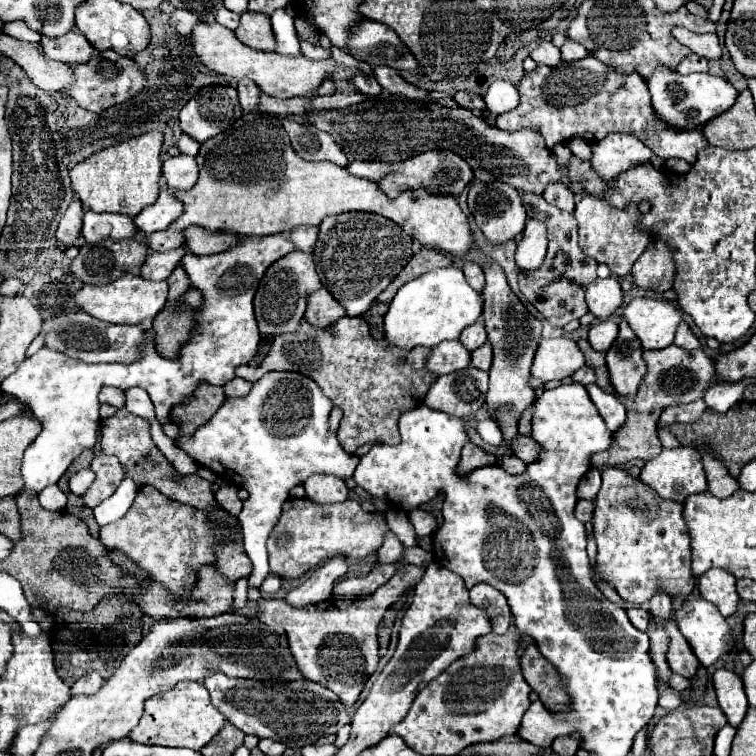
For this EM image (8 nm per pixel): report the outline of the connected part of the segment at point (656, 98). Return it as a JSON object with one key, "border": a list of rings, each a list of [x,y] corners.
{"border":[[[659,64],[653,70],[653,76],[647,78],[647,86],[657,118],[669,128],[683,132],[701,130],[711,118],[729,110],[737,98],[737,90],[725,78],[713,74],[679,74],[677,70],[665,68],[663,64]]]}

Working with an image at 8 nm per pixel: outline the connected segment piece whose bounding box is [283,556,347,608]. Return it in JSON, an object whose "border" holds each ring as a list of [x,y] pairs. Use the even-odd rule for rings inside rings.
{"border":[[[335,556],[333,560],[327,560],[323,566],[315,568],[313,574],[303,584],[289,590],[283,600],[295,608],[305,608],[325,598],[331,598],[335,580],[341,578],[345,572],[347,572],[347,560],[343,556]]]}

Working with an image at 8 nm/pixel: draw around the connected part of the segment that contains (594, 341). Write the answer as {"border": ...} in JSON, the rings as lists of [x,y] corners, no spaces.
{"border":[[[599,320],[599,322],[591,324],[591,328],[589,328],[589,342],[595,350],[605,352],[605,350],[609,350],[613,340],[617,338],[617,332],[619,332],[617,322],[613,322],[613,320],[603,320],[601,322]]]}

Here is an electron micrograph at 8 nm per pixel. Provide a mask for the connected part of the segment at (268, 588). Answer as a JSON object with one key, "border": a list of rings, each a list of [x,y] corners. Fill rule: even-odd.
{"border":[[[269,574],[263,580],[263,584],[261,584],[261,592],[263,594],[275,594],[279,588],[281,588],[281,578],[279,576],[273,576],[273,574]]]}

